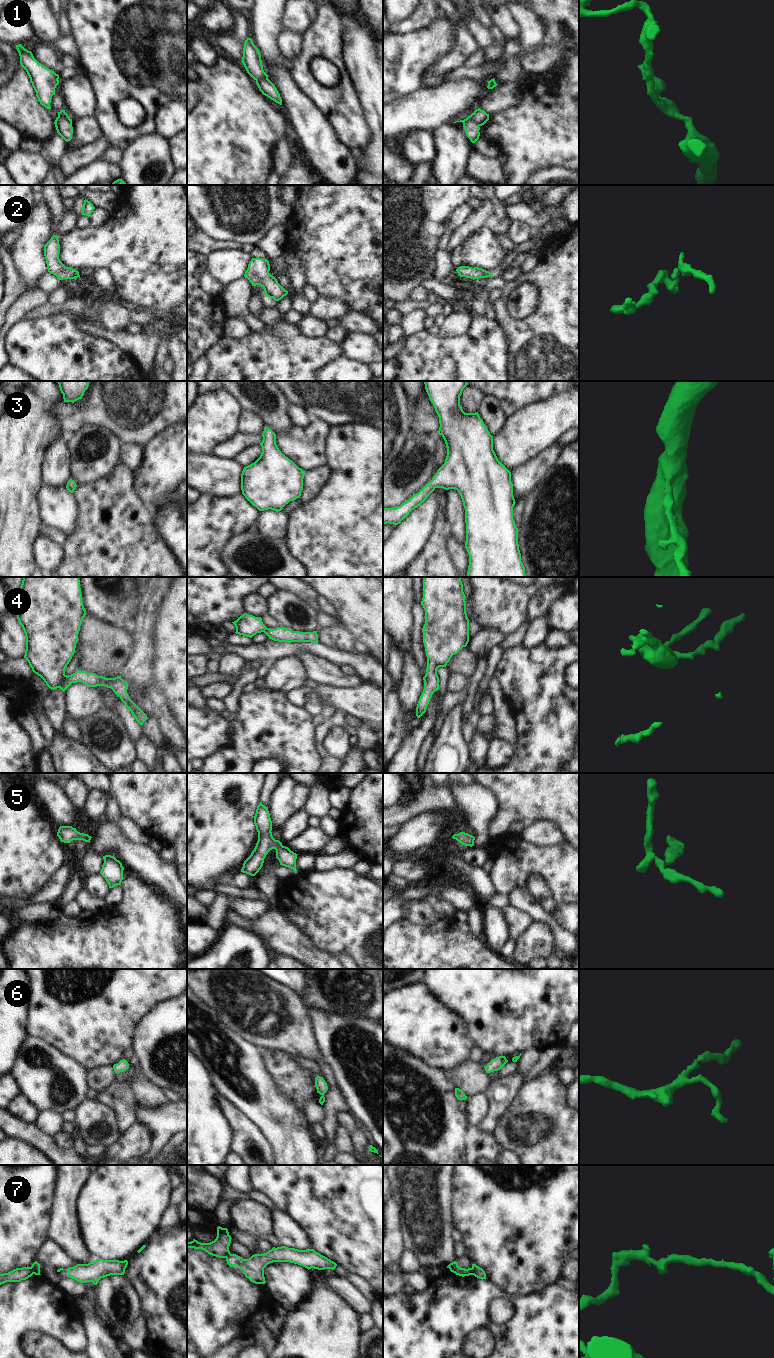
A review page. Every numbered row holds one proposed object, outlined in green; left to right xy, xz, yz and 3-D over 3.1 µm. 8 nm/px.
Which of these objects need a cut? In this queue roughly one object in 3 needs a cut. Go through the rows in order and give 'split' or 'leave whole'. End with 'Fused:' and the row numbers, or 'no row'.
1: split
2: leave whole
3: leave whole
4: leave whole
5: leave whole
6: leave whole
7: split
Fused: 1, 7

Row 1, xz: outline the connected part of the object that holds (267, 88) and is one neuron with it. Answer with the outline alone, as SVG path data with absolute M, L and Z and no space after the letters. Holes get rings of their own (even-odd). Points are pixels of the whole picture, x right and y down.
M262 78L260 80L256 80L256 84L263 95L282 105L282 99L277 88L269 79Z

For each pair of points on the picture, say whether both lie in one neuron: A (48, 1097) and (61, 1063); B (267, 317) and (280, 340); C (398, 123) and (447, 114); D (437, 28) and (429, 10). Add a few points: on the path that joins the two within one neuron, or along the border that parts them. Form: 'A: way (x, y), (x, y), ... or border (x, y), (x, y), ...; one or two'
A: way (49, 1089), (51, 1073), (53, 1071); one
B: border (281, 315), (272, 324), (265, 326); two
C: way (410, 114), (435, 114); one
D: border (444, 14), (441, 14), (428, 26), (413, 32); two

